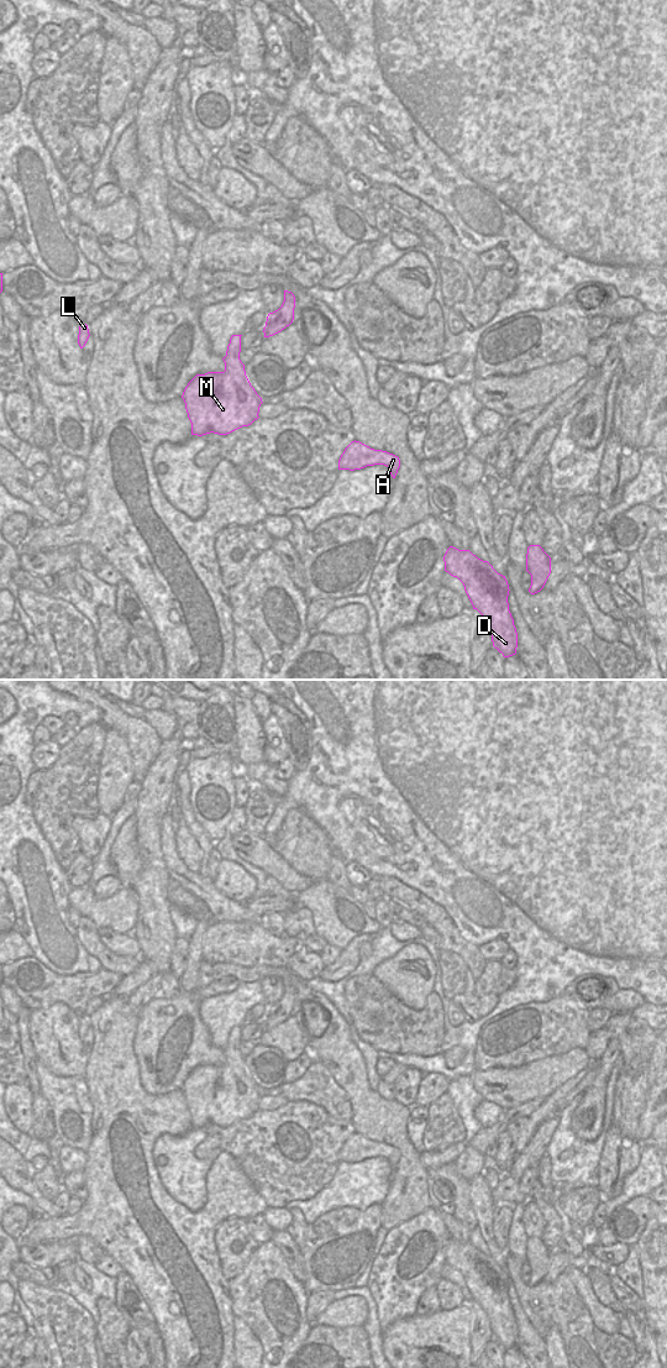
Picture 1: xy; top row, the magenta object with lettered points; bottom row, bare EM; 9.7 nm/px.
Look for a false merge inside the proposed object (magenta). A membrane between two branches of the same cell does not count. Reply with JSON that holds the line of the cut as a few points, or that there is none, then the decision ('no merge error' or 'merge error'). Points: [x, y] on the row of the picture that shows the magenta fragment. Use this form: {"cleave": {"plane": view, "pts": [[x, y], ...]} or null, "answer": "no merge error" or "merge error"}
{"cleave": null, "answer": "no merge error"}

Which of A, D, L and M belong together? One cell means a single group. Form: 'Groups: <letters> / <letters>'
Groups: A D L M.

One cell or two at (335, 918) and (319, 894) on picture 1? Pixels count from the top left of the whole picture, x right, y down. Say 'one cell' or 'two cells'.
one cell

